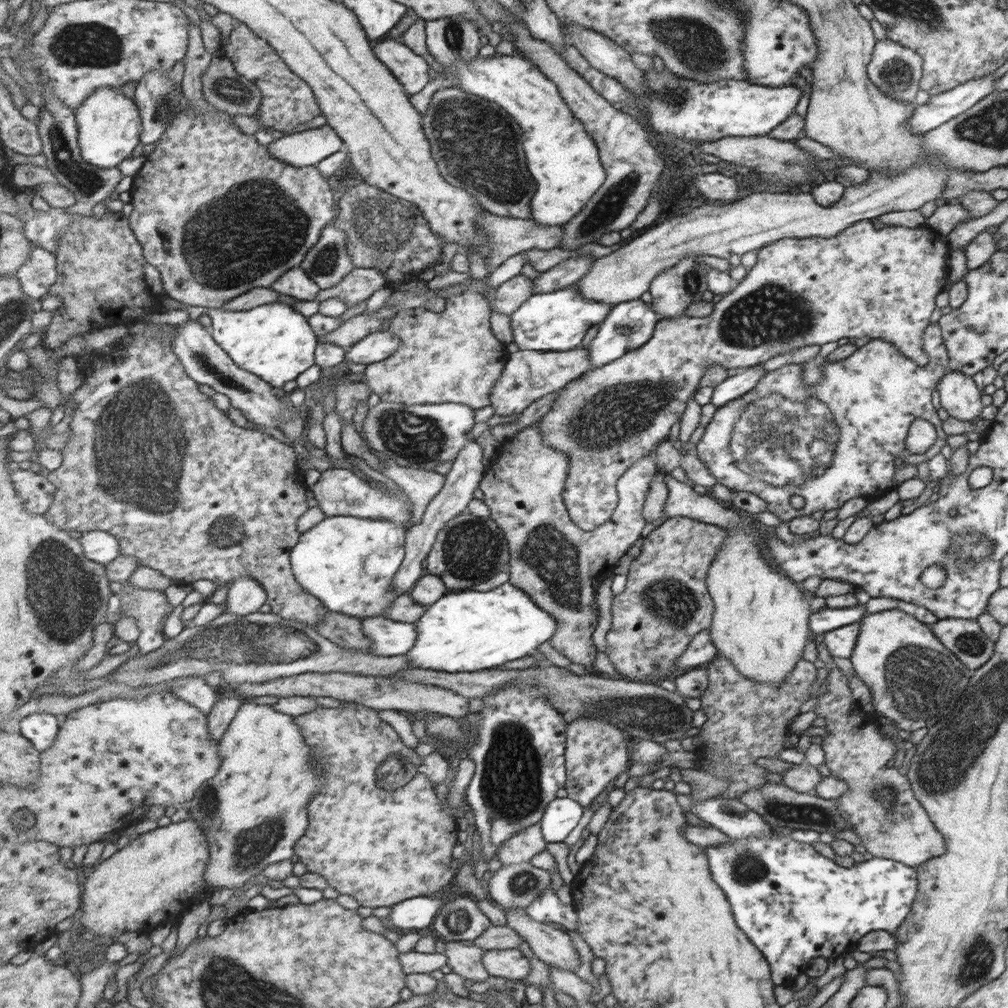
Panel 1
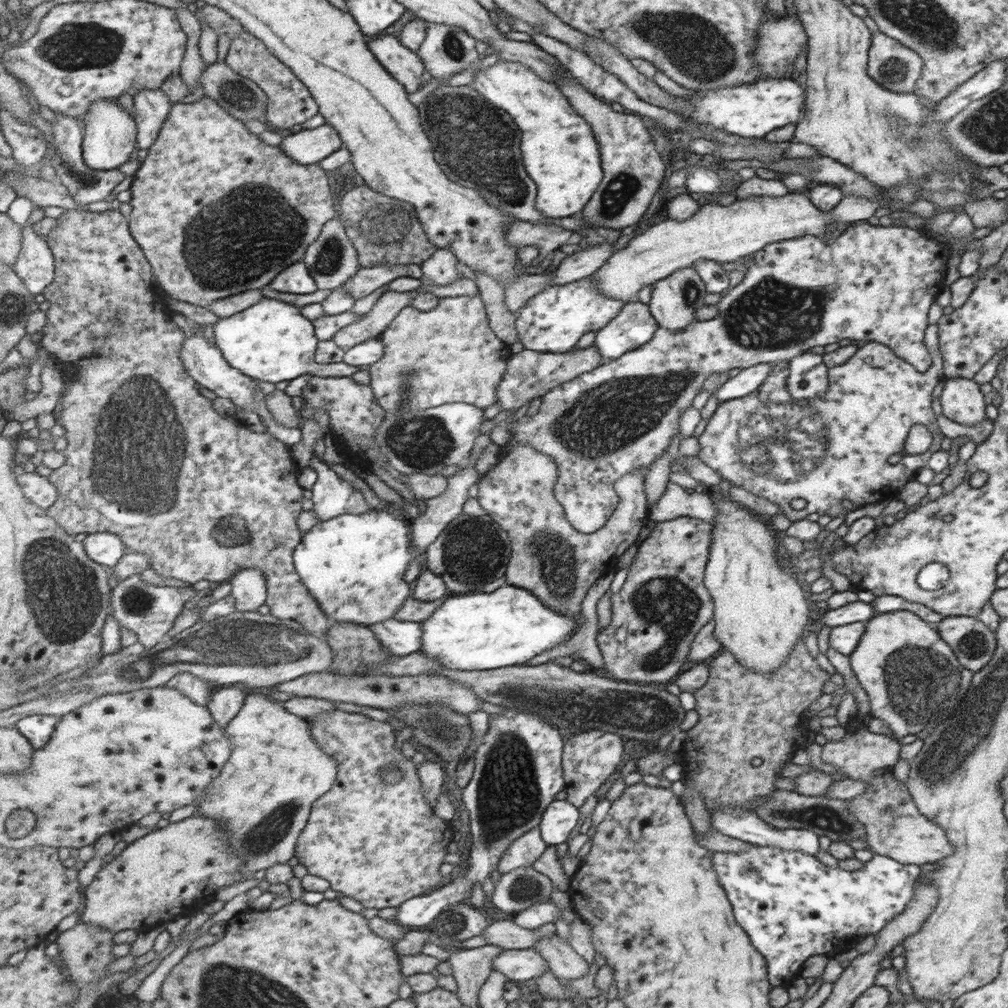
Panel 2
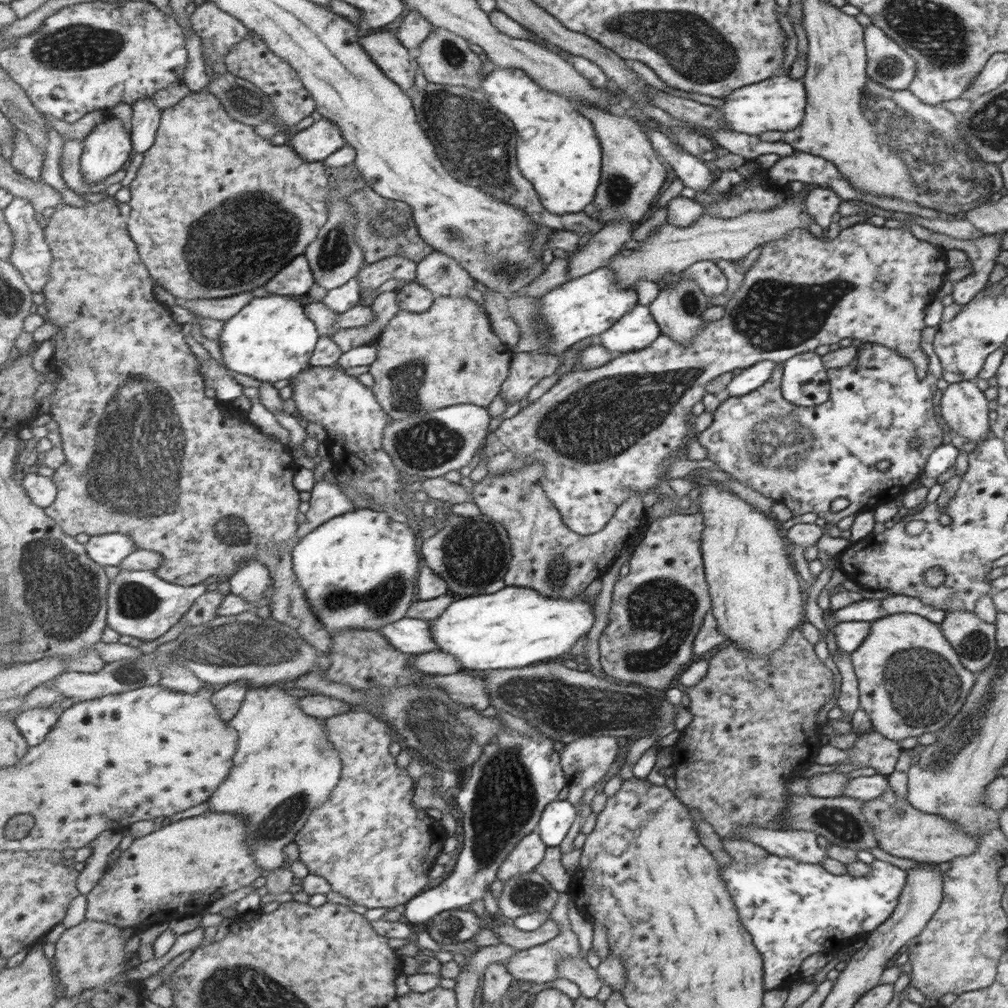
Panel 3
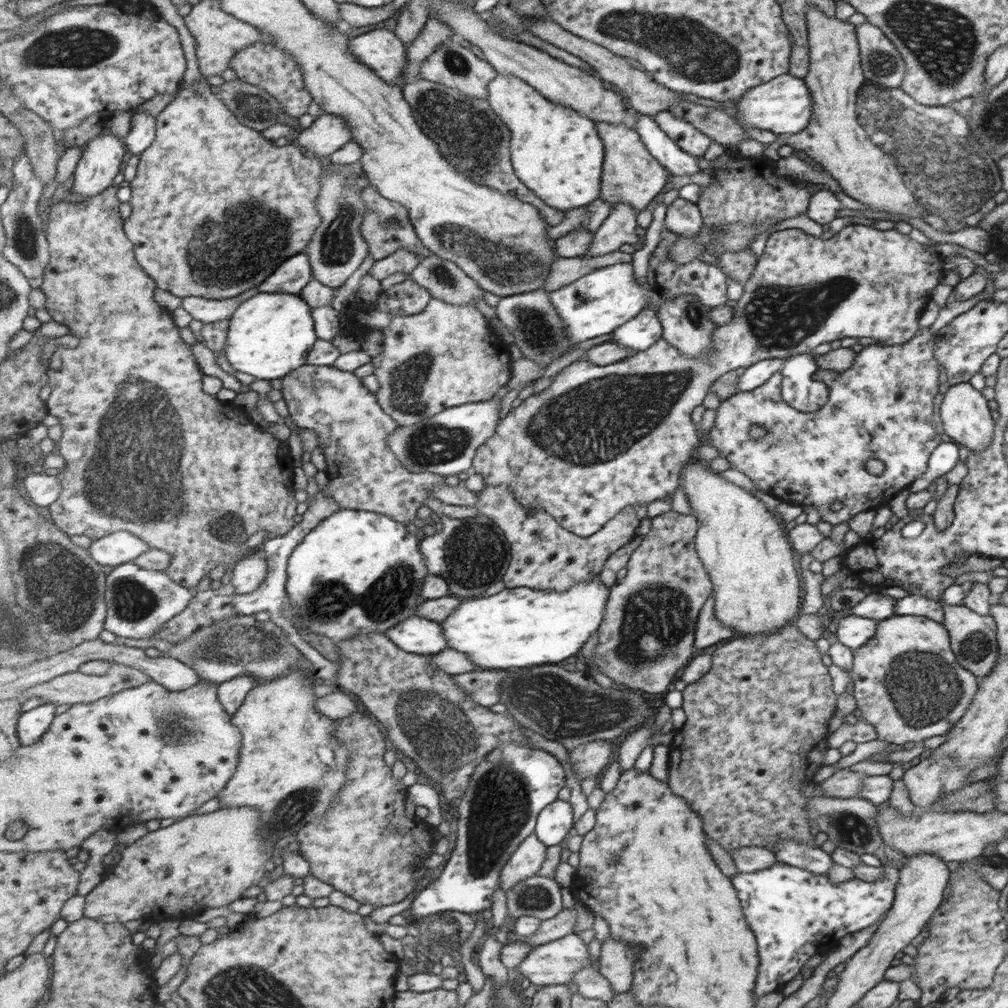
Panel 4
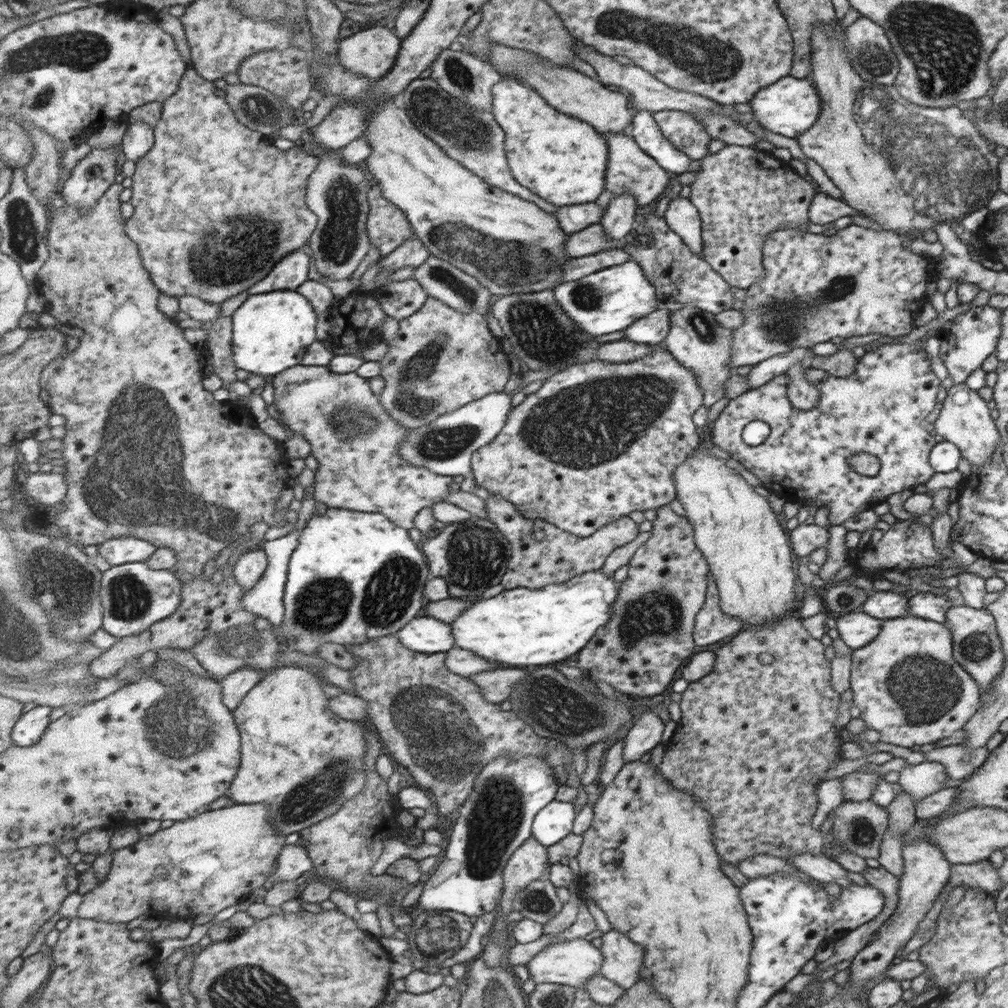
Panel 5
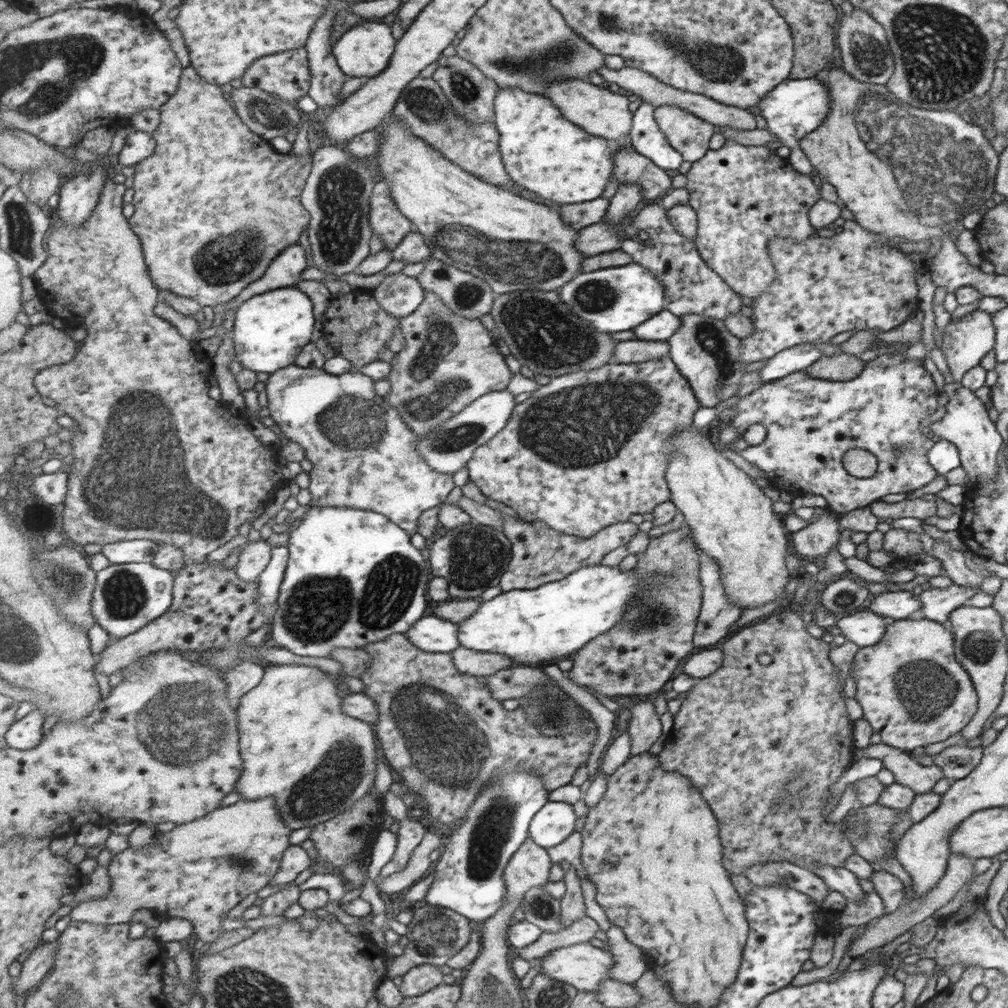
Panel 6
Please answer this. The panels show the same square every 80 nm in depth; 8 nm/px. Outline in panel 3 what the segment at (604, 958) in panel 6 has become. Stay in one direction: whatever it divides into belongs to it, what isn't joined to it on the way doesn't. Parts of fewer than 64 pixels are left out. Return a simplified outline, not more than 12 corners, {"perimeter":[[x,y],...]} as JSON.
{"perimeter":[[568,893],[549,912],[561,934],[503,962],[516,980],[560,978],[560,960],[581,957],[566,914]]}

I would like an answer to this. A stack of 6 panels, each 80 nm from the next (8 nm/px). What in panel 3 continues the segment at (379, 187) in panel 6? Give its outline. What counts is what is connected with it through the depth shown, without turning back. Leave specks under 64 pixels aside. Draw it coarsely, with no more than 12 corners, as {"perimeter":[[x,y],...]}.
{"perimeter":[[367,185],[350,196],[366,265],[419,264],[435,249],[406,202]]}

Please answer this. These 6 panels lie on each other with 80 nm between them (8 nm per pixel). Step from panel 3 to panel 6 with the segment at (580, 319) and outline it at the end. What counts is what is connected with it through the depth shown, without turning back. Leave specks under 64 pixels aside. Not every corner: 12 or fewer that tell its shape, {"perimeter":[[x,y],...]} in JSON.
{"perimeter":[[638,263],[581,273],[559,289],[601,333],[632,331],[665,308]]}

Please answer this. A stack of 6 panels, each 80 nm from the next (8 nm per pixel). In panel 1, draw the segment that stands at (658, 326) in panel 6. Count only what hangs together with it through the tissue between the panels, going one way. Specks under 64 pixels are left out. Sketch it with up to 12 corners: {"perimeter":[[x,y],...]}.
{"perimeter":[[640,298],[612,305],[585,348],[593,368],[641,348],[659,319]]}

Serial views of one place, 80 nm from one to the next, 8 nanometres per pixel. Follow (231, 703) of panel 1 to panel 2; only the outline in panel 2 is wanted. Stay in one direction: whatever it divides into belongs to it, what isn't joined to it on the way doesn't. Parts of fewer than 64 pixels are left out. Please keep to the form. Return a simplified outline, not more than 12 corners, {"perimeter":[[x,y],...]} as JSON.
{"perimeter":[[244,687],[216,688],[211,713],[226,729],[245,705]]}

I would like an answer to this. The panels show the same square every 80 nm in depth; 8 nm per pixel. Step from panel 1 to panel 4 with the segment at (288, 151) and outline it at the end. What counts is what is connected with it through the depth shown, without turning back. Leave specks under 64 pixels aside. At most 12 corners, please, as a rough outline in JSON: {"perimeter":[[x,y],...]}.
{"perimeter":[[325,112],[297,143],[314,158],[354,140],[345,117]]}

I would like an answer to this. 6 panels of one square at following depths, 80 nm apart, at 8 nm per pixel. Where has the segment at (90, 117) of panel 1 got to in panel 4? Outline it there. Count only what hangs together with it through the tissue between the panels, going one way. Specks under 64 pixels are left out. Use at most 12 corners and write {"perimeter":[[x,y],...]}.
{"perimeter":[[117,134],[89,140],[69,183],[90,199],[107,193],[127,151]]}

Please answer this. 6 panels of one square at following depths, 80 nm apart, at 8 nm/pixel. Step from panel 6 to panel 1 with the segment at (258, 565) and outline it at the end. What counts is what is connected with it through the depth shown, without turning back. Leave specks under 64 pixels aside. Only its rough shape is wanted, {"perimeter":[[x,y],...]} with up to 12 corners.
{"perimeter":[[243,575],[229,586],[227,612],[244,617],[261,610],[268,592]]}

